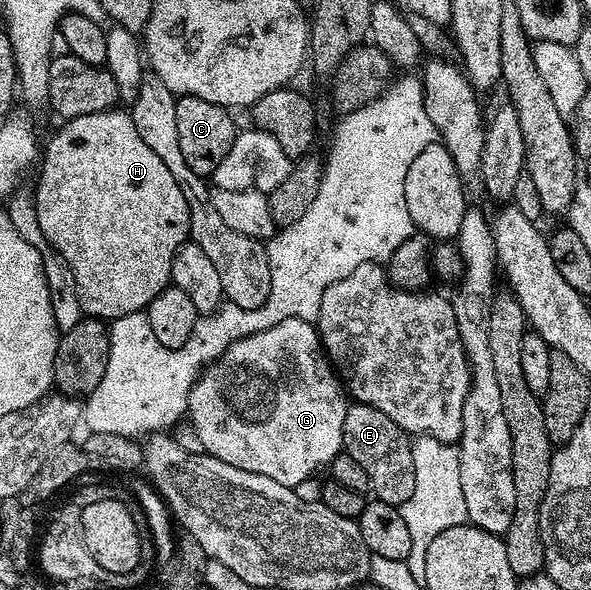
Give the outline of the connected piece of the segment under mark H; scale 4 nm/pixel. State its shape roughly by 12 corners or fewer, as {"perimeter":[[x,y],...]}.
{"perimeter":[[126,110],[68,119],[37,221],[84,316],[171,283],[189,205]]}

